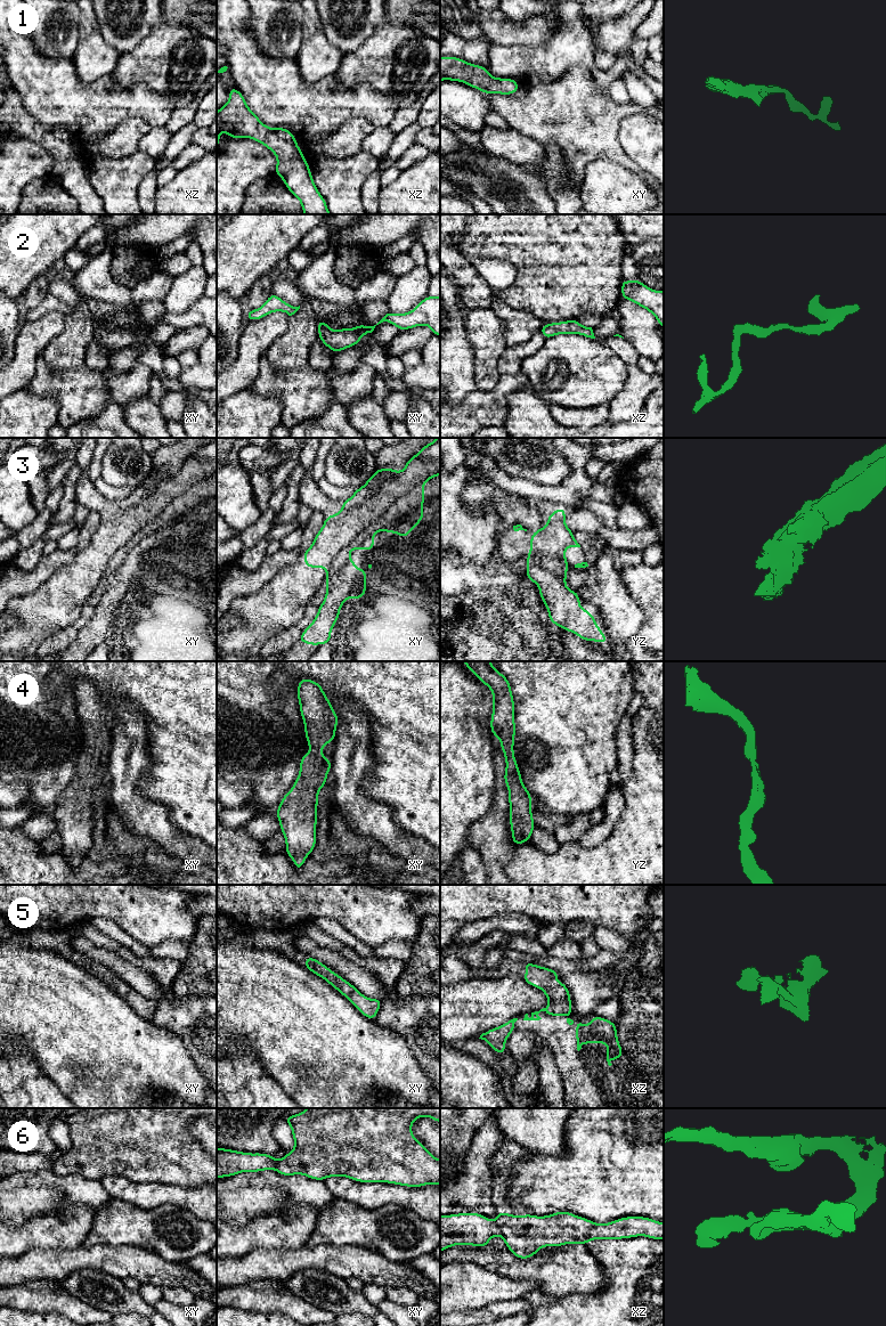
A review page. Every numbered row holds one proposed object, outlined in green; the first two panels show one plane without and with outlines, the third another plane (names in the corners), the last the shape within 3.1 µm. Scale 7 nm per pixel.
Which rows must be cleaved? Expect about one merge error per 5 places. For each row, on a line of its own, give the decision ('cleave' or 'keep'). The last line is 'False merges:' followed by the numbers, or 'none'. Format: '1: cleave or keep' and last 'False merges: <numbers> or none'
1: keep
2: keep
3: cleave
4: keep
5: keep
6: cleave
False merges: 3, 6

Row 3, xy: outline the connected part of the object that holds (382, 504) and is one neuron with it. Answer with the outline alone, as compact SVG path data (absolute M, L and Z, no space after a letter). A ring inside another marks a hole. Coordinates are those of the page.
M440 438L426 444L415 456L406 461L401 472L393 469L377 469L366 483L356 489L353 495L342 502L342 510L327 515L322 529L316 534L310 547L303 552L304 566L308 568L326 568L331 558L341 547L348 547L353 542L374 552L374 532L396 532L408 538L413 528L420 526L424 518L424 483L440 474Z

